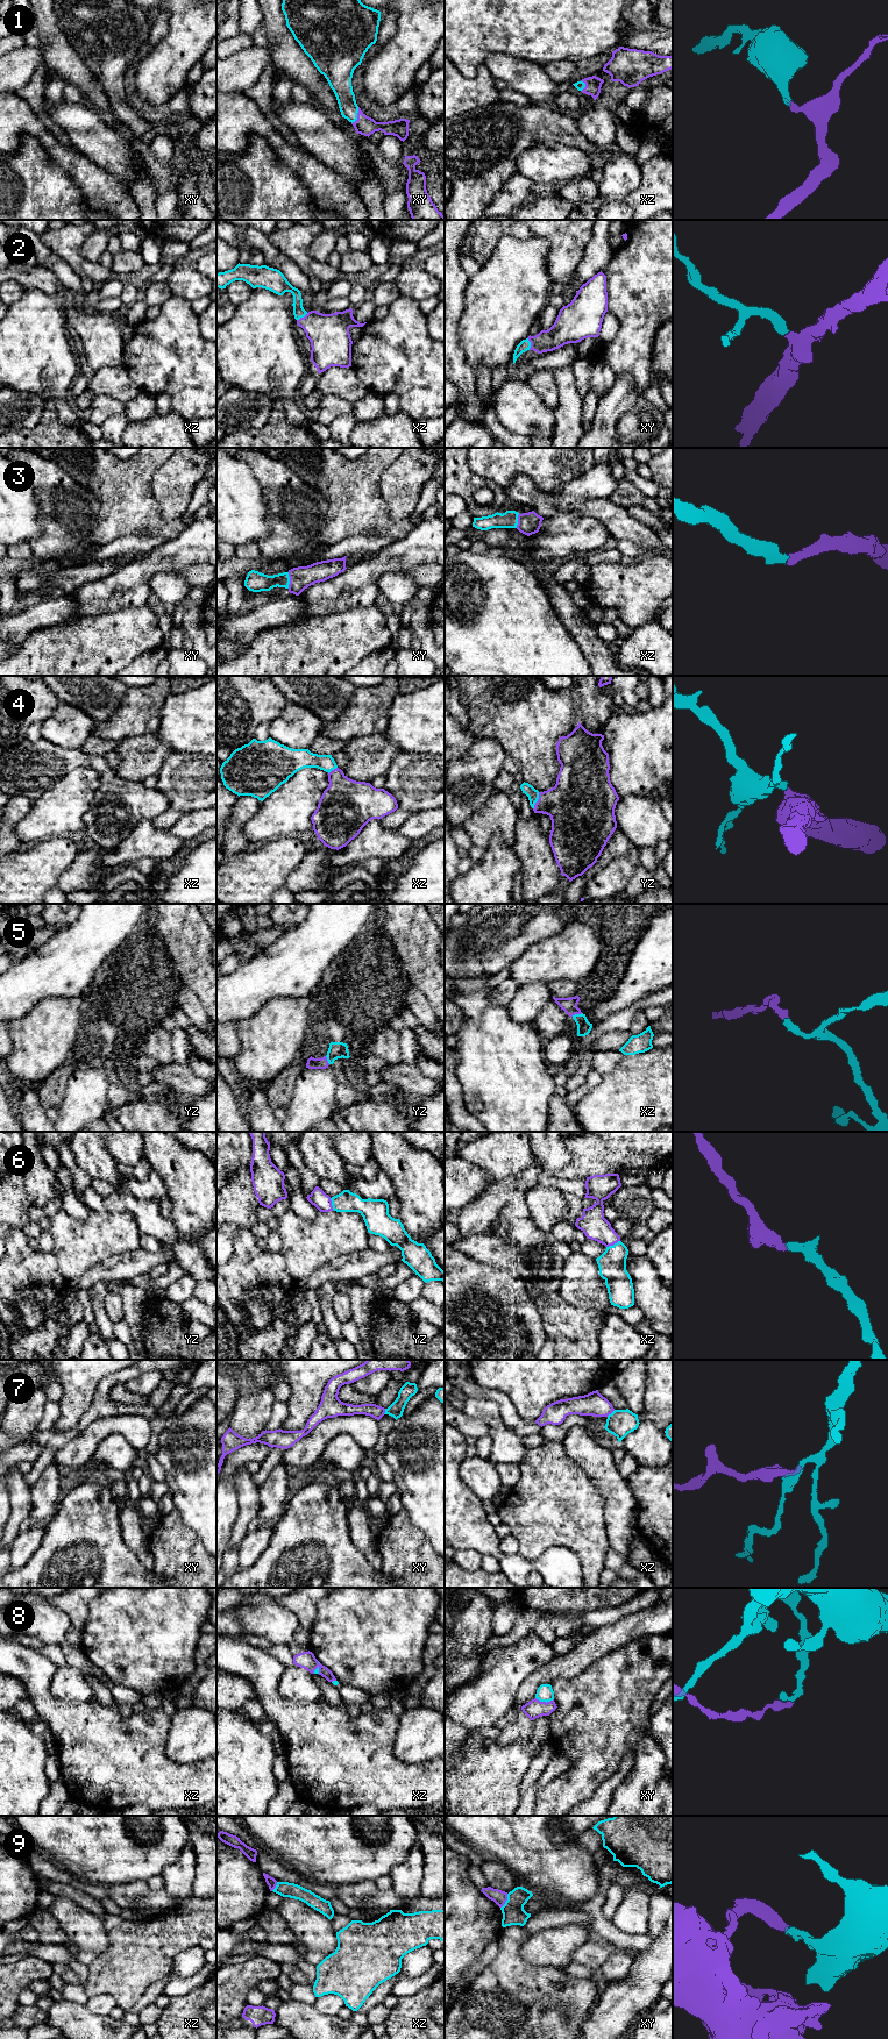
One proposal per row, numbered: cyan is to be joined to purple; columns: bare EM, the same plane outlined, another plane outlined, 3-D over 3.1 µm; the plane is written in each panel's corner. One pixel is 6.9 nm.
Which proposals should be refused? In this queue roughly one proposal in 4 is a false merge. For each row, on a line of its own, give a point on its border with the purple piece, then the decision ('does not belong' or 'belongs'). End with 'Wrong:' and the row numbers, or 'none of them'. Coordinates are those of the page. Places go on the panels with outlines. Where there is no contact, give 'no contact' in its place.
1: meets purple in xy at (357, 115); belongs
2: meets purple in xy at (531, 343); belongs
3: meets purple in xy at (290, 580); belongs
4: meets purple in yz at (538, 800); belongs
5: meets purple in xz at (576, 1013); belongs
6: meets purple in xz at (612, 1245); belongs
7: meets purple in xz at (610, 1413); does not belong
8: meets purple in xy at (545, 1702); does not belong
9: meets purple in xy at (506, 1900); does not belong
Wrong: 7, 8, 9

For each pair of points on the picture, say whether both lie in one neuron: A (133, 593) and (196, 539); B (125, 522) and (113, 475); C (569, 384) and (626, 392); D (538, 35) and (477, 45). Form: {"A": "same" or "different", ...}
{"A": "same", "B": "same", "C": "different", "D": "same"}

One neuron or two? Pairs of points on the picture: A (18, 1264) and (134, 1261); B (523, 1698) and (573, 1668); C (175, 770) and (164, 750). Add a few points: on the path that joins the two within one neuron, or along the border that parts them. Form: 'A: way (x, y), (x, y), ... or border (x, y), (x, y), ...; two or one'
A: border (127, 1252), (113, 1254), (87, 1270); two
B: way (532, 1685), (542, 1675), (560, 1668); one
C: border (172, 751), (164, 761), (157, 775); two

